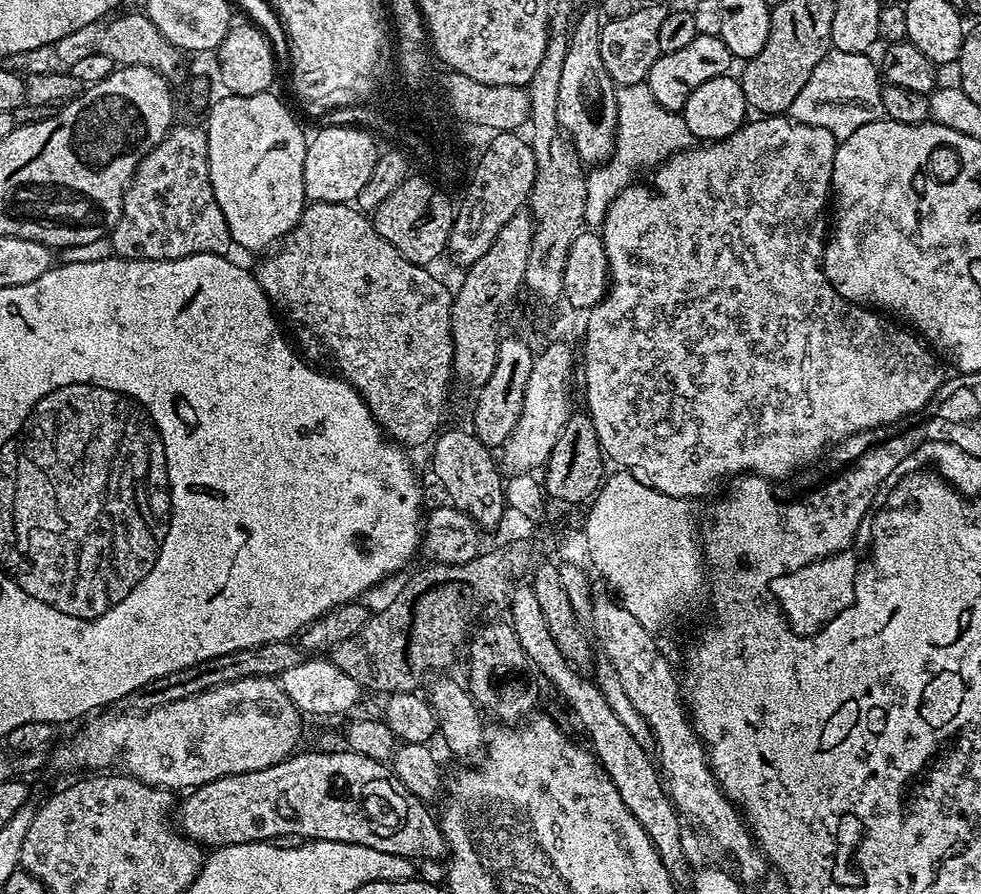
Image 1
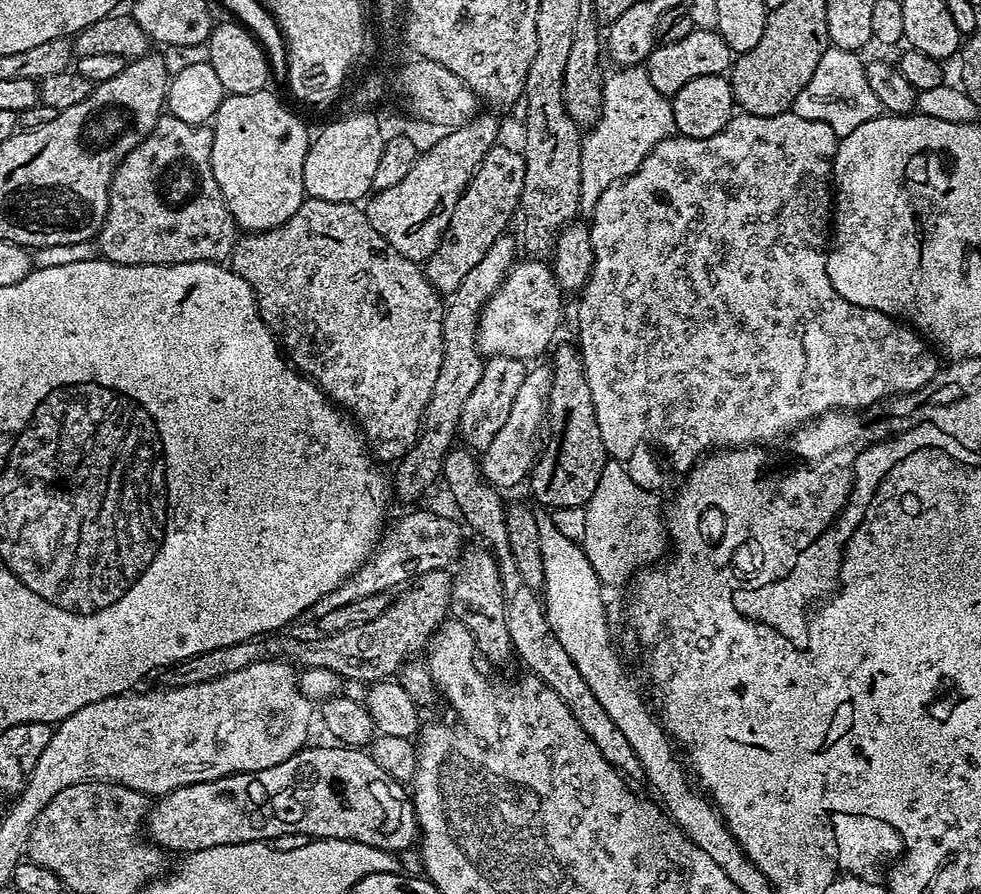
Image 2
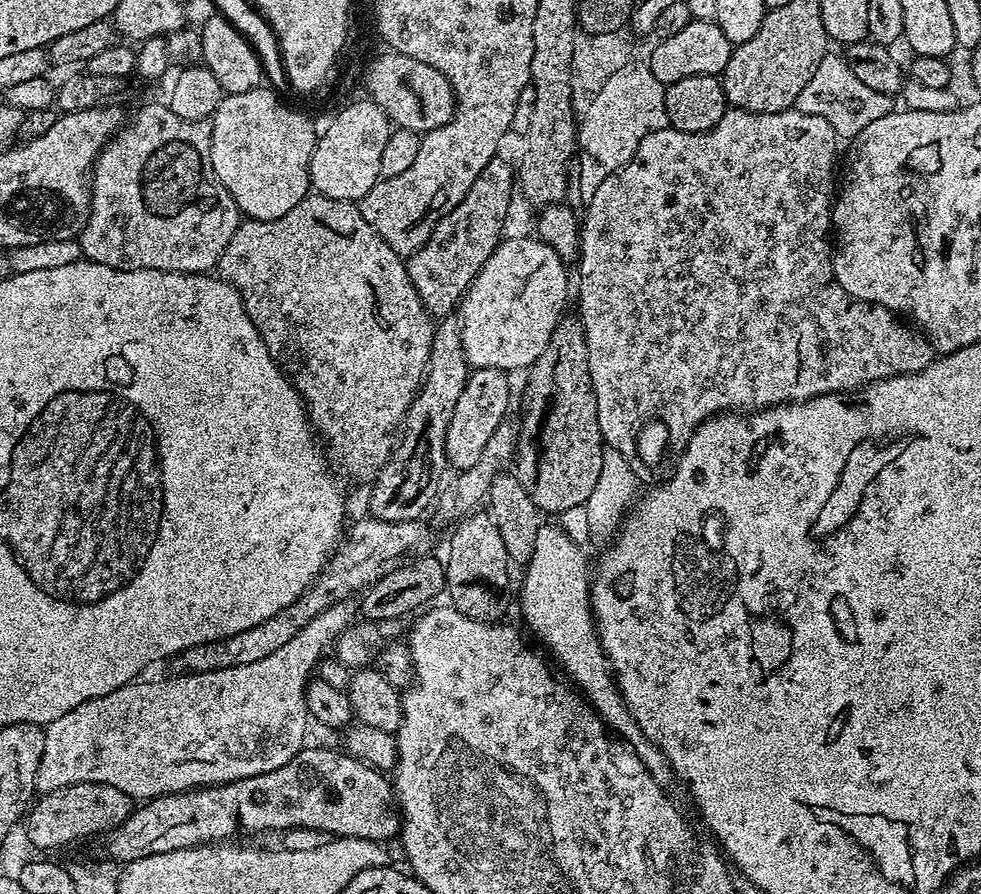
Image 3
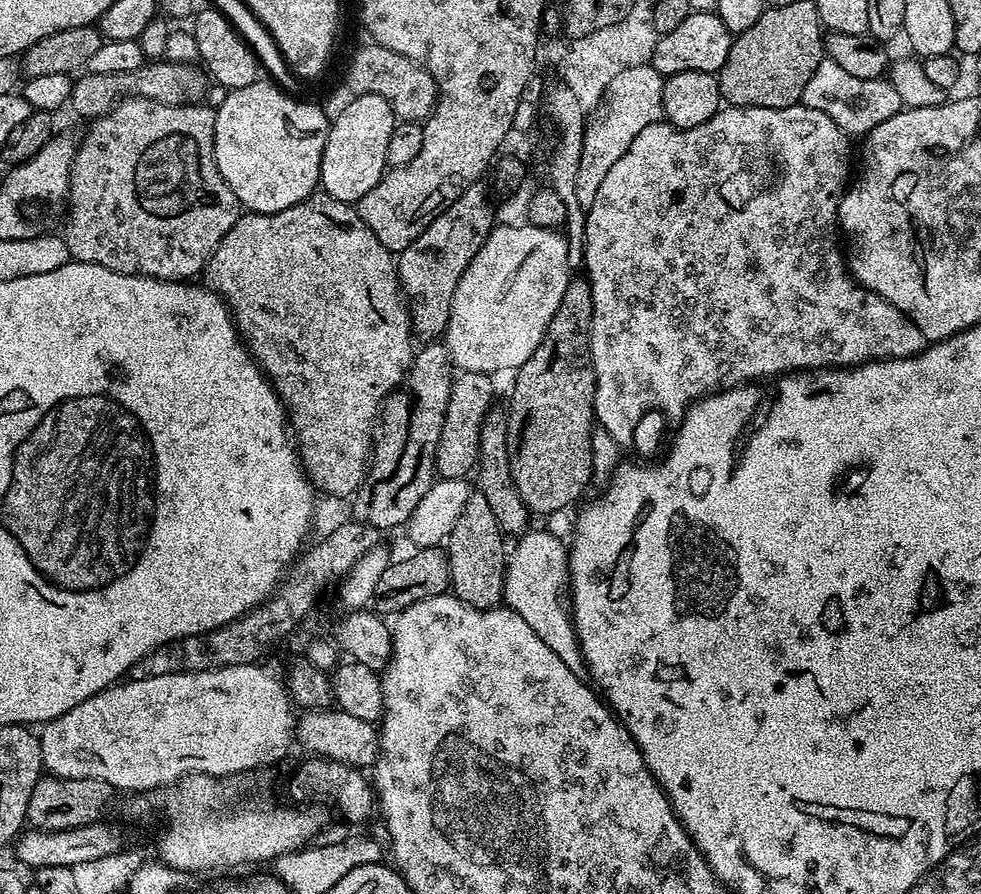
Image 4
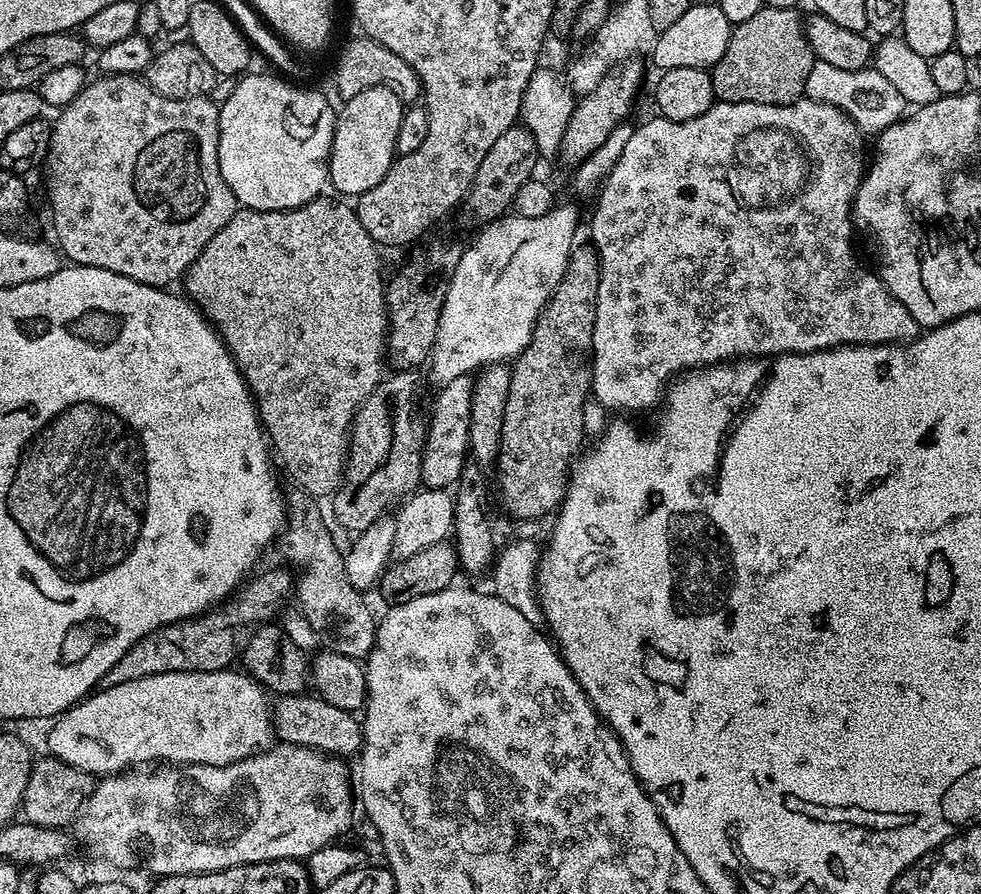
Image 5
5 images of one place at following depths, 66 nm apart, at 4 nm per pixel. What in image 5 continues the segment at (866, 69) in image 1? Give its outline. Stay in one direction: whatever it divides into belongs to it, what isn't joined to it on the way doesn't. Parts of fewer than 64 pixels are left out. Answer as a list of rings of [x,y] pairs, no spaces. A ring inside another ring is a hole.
[[[817,60],[810,70],[810,78],[806,78],[804,96],[842,110],[864,134],[885,132],[891,124],[897,124],[906,112],[902,94],[898,94],[898,90],[894,90],[893,84],[882,78],[882,74],[878,74],[875,66],[862,70],[842,70],[839,66],[830,66],[830,62]]]

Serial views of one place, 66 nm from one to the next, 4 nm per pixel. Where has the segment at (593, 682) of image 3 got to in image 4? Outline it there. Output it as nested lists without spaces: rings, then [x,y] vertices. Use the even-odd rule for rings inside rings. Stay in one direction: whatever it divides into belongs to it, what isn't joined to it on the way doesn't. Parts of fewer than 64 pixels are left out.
[[[529,530],[515,541],[516,549],[511,549],[504,569],[503,603],[514,609],[518,618],[523,618],[570,666],[570,670],[578,673],[585,671],[584,656],[580,653],[580,643],[576,637],[576,628],[572,625],[572,614],[569,601],[566,599],[568,586],[568,548],[552,532],[535,532]]]

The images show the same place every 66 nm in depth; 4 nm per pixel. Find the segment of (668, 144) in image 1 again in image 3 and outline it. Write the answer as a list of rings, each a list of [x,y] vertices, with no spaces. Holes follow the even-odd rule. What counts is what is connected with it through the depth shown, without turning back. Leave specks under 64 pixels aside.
[[[639,58],[619,68],[590,99],[577,125],[576,171],[580,202],[587,204],[606,178],[628,164],[647,134],[669,125],[666,86],[659,82],[647,61]]]

